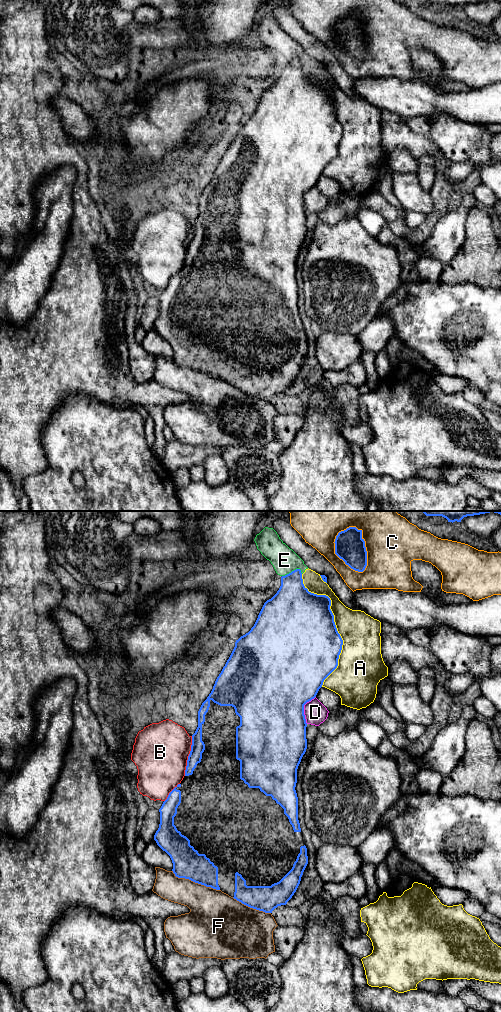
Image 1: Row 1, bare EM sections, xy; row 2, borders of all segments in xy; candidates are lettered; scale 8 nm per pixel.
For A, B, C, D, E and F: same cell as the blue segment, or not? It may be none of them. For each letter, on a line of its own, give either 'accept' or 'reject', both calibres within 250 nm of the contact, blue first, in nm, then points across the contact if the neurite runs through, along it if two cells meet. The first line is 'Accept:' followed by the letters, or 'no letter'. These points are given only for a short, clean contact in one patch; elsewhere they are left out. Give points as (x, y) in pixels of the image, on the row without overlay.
Accept: no letter
A: reject; calibres 500 and 320 nm
B: reject; calibres 110 and 440 nm
C: reject; calibres 240 and 420 nm
D: reject; calibres 500 and 180 nm
E: reject; calibres 300 and 200 nm; border xy (302, 61), (299, 57), (294, 57), (282, 64)
F: reject; calibres 240 and 340 nm

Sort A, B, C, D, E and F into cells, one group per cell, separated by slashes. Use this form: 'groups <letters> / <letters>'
groups A E / B / C / D / F

